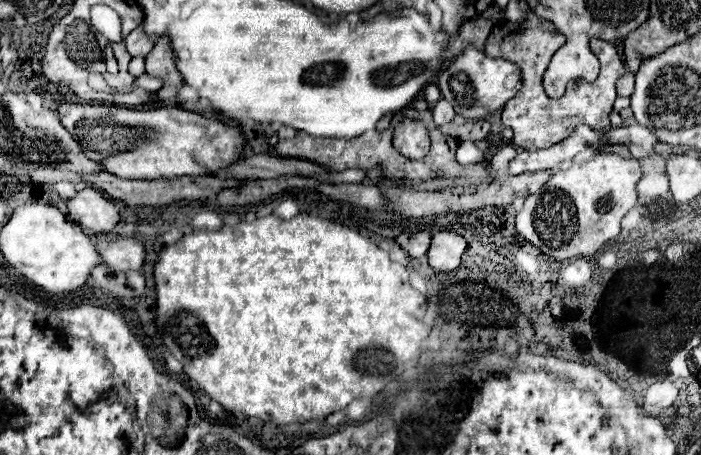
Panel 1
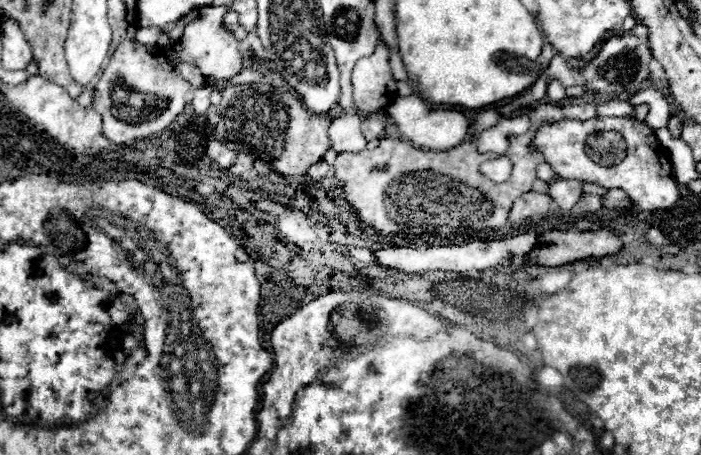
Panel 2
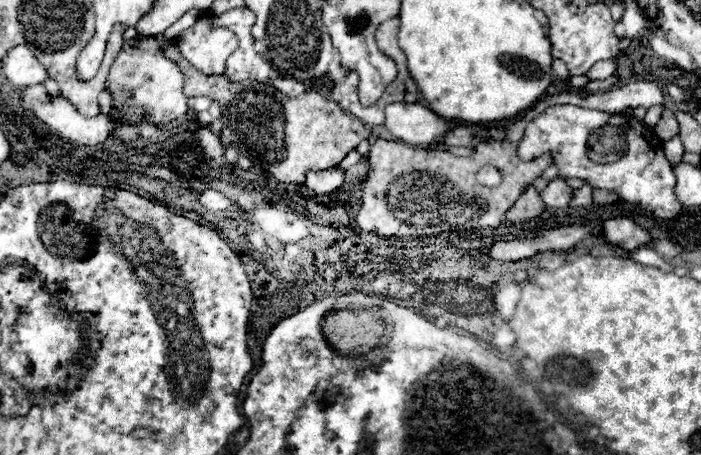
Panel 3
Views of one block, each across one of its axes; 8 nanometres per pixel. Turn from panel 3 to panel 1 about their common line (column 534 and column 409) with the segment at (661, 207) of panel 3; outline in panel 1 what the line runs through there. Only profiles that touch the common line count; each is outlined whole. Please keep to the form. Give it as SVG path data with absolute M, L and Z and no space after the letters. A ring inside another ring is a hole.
M404 118L393 130L393 145L406 158L424 158L430 150L428 128L414 118Z

